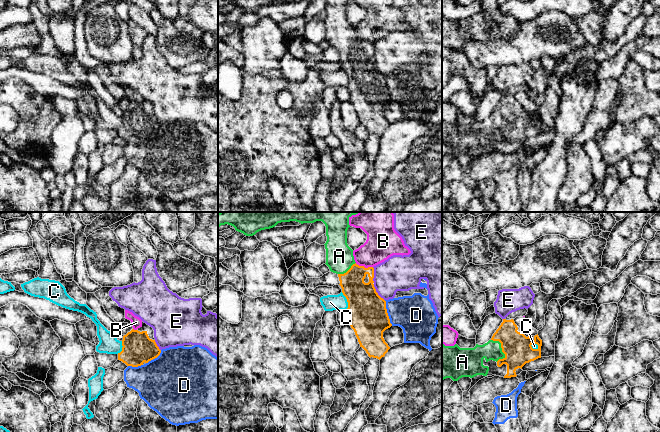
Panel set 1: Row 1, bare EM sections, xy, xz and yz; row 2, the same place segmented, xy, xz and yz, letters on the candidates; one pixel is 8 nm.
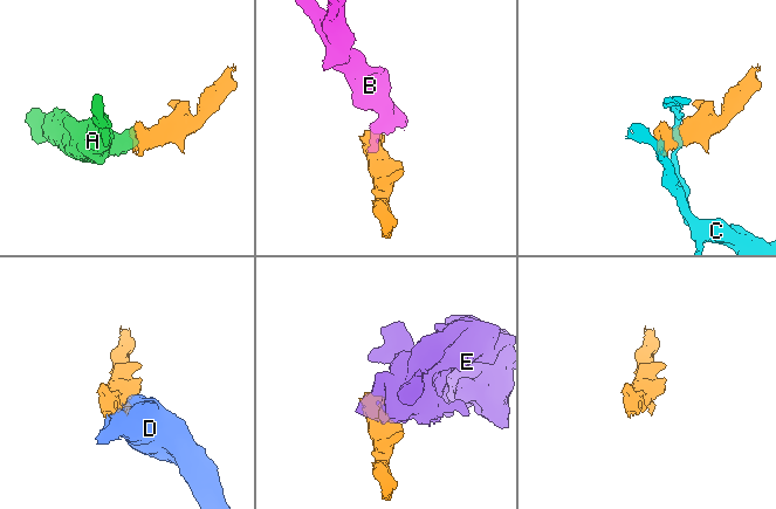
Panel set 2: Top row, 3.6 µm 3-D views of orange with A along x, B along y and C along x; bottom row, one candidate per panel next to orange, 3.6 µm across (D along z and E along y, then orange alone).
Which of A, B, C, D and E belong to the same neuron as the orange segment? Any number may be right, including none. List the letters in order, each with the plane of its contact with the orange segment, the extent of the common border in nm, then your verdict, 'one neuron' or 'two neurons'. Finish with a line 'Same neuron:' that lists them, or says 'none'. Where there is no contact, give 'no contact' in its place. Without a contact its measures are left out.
A: contact in yz; length 190 nm; one neuron
B: contact in xz; length 120 nm; two neurons
C: contact in xz; length 150 nm; two neurons
D: contact in xz; length 220 nm; two neurons
E: contact in xz; length 160 nm; two neurons
Same neuron: A

